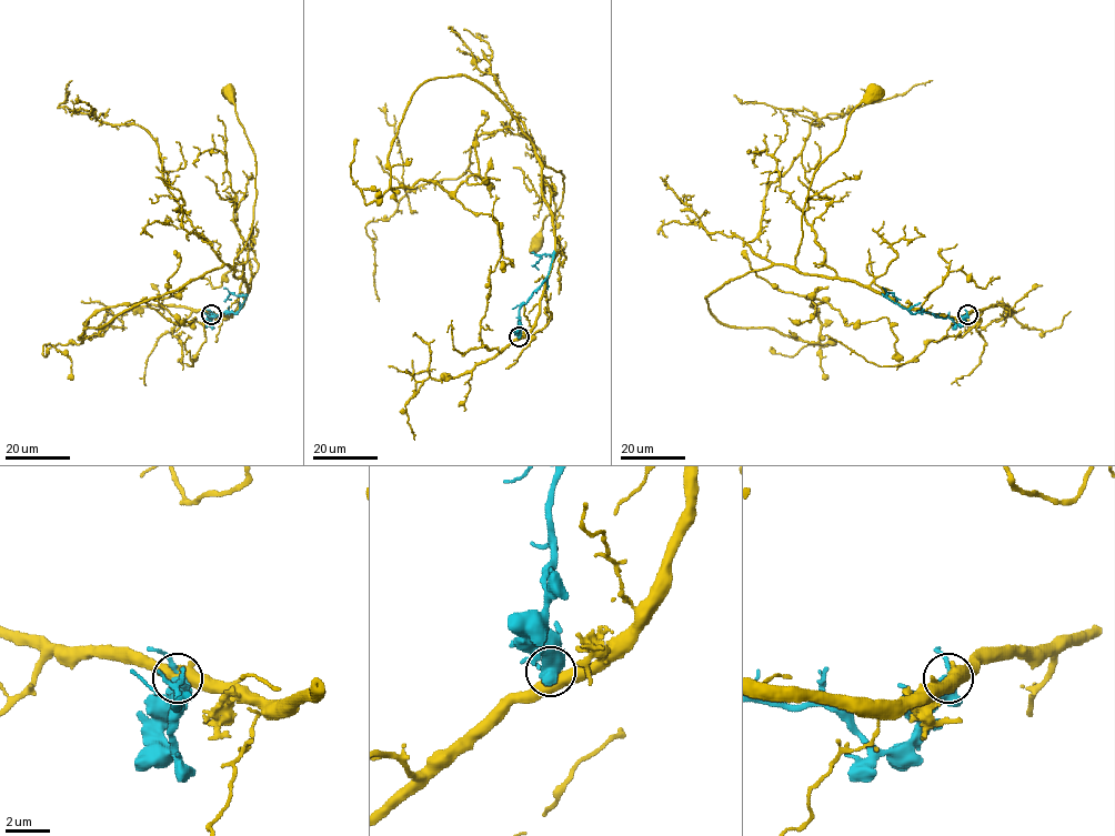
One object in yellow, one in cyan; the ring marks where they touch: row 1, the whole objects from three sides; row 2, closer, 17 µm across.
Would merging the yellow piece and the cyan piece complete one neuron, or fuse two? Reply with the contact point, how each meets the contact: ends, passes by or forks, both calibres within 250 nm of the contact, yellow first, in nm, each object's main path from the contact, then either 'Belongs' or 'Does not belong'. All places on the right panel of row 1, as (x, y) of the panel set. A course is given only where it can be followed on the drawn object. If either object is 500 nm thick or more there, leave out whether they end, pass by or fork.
Place: (967, 314). Thickness 500 nm (yellow) against 480 nm. Course of yellow: (967, 313), (906, 308), (854, 282), (794, 267), (813, 173), (836, 149), (850, 114), (874, 92). Course of cyan: (967, 313), (955, 324), (948, 318), (924, 312), (913, 313), (885, 295), (893, 293), (901, 299). Does not belong

